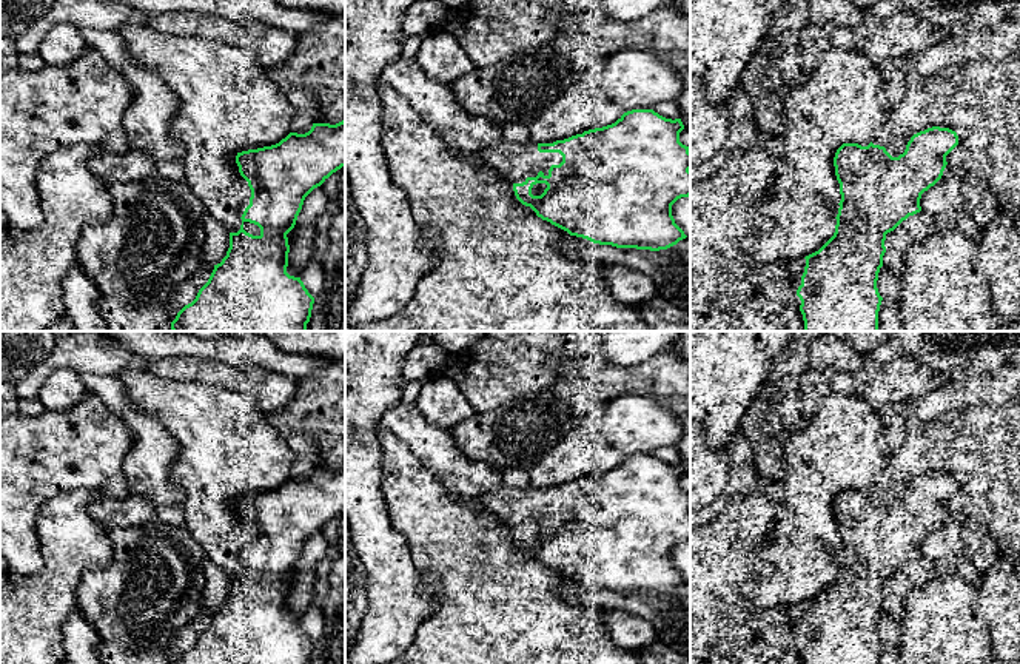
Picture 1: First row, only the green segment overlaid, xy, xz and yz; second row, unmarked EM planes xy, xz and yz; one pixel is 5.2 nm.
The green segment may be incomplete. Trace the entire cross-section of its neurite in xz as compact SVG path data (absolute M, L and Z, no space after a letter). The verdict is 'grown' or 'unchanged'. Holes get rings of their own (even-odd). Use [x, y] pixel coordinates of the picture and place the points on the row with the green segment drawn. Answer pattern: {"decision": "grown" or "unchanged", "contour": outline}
{"decision": "grown", "contour": "M632 109L612 125L553 143L505 139L485 148L481 157L513 183L522 205L570 236L616 248L659 251L687 237L672 216L672 205L690 196L690 151L679 142L683 129L681 119Z"}

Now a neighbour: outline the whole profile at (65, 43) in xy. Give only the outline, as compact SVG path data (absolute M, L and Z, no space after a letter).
M60 23L54 26L37 52L45 65L68 66L88 49L86 40L79 26Z

